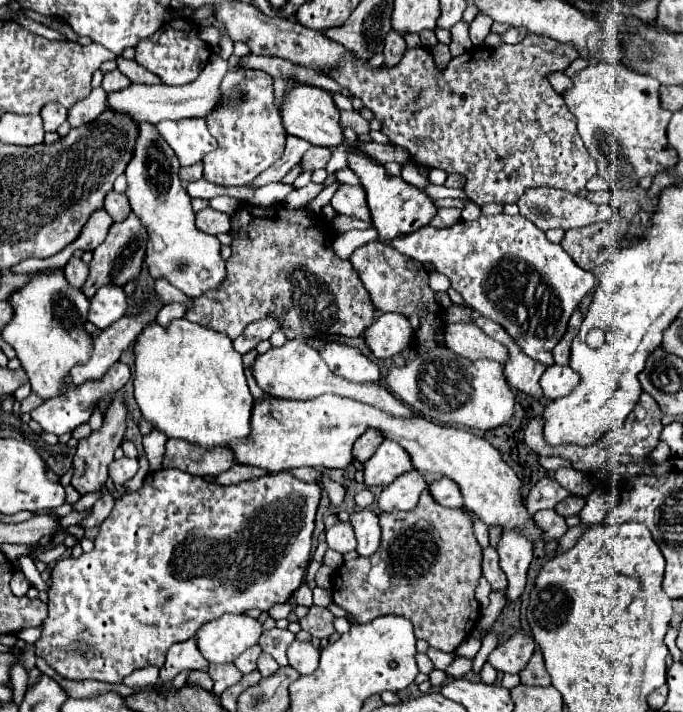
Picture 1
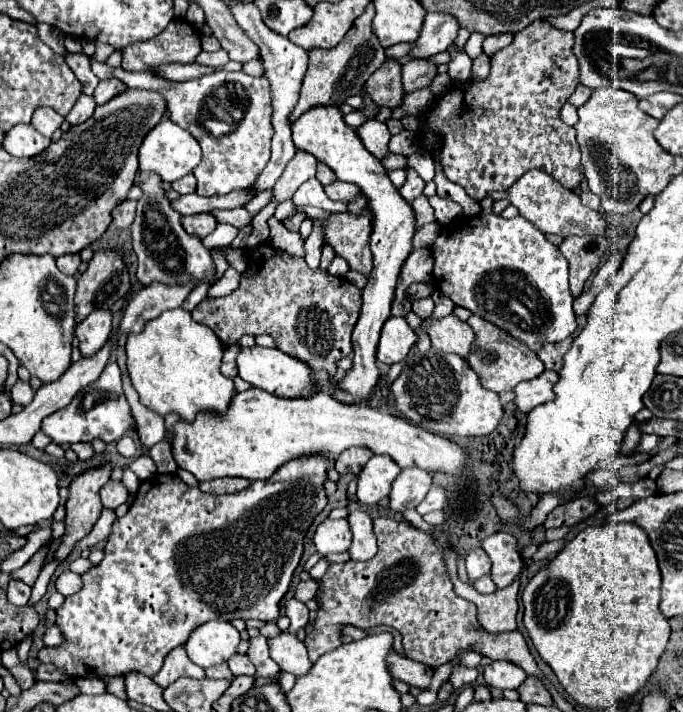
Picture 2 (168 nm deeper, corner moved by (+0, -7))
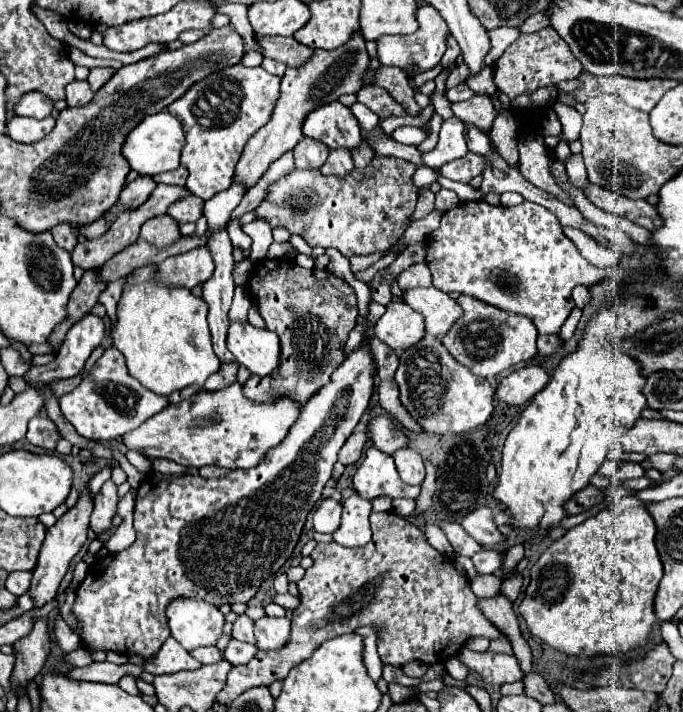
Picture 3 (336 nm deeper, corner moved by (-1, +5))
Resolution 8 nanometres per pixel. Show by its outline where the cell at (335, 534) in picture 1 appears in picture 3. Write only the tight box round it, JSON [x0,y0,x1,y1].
[313,498,343,534]

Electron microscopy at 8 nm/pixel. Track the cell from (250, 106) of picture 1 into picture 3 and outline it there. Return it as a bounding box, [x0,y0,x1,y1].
[167,64,279,200]

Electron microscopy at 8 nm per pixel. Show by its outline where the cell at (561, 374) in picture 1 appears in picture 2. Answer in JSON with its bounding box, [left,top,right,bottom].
[514,370,558,412]

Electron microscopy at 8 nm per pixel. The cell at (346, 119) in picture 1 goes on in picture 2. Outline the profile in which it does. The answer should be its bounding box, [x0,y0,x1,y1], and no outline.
[358,118,390,160]

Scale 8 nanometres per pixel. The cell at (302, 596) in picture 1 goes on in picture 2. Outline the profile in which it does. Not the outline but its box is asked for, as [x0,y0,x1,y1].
[284,598,308,634]

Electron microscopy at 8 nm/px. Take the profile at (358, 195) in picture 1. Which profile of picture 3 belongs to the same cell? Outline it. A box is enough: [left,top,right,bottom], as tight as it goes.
[321,148,353,176]

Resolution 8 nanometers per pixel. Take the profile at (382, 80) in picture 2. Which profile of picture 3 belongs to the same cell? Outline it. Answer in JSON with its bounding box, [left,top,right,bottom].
[375,64,419,116]

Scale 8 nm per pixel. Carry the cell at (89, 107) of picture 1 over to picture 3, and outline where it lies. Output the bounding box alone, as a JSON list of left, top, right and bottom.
[65,80,93,106]

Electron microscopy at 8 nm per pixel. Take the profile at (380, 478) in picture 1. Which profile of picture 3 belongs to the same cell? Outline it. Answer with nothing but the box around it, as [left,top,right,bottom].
[353,446,421,500]

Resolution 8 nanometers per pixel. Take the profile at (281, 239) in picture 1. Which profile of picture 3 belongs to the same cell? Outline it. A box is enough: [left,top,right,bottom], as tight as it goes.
[245,260,359,402]

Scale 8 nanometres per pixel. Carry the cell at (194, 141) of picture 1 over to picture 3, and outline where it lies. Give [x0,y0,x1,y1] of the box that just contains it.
[123,110,185,176]

